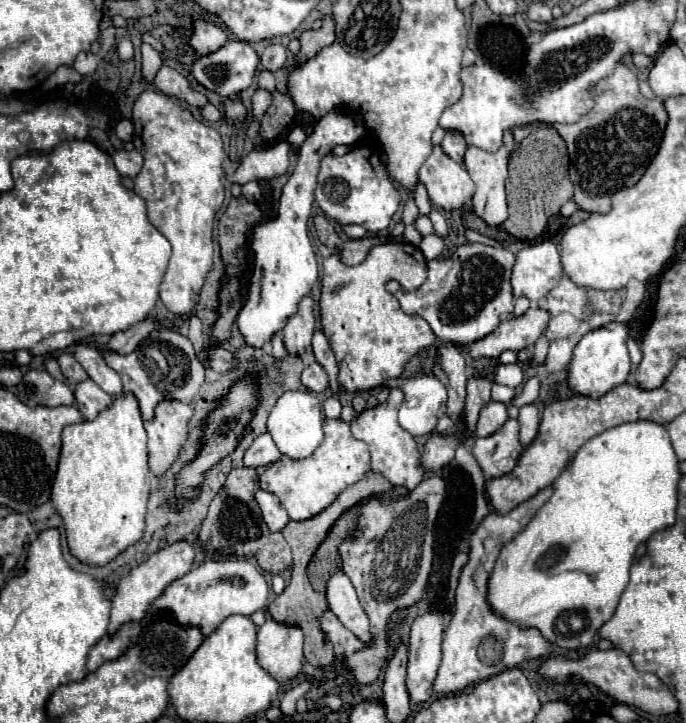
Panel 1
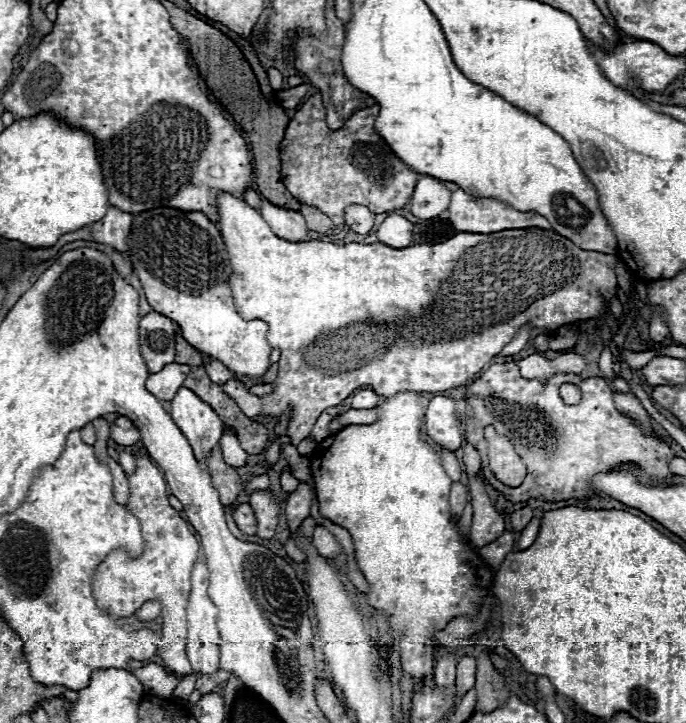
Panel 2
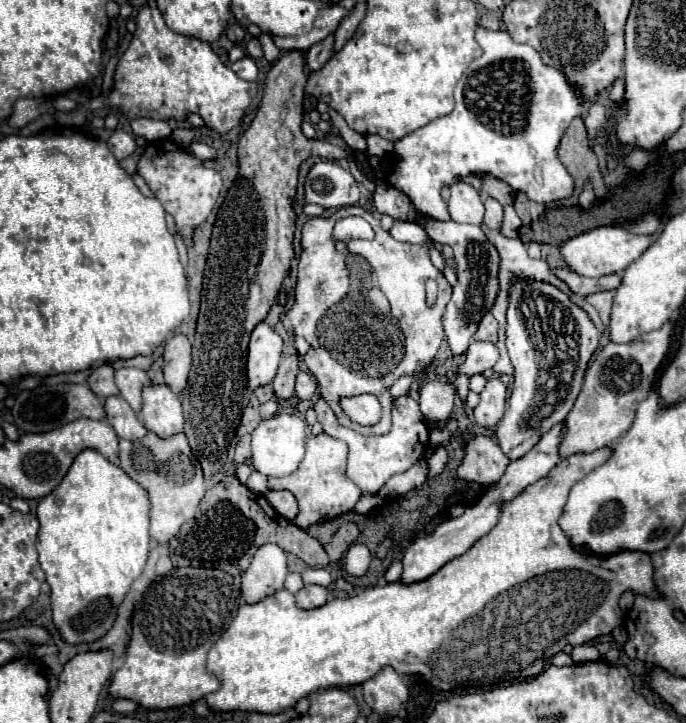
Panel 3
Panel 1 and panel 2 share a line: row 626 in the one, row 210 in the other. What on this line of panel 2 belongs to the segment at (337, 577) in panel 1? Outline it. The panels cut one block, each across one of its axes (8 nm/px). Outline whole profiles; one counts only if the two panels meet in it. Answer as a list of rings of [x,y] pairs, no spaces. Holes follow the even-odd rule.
[[[360,204],[348,206],[344,218],[346,218],[344,224],[350,226],[358,234],[368,234],[374,226],[374,214],[366,206],[360,206]]]

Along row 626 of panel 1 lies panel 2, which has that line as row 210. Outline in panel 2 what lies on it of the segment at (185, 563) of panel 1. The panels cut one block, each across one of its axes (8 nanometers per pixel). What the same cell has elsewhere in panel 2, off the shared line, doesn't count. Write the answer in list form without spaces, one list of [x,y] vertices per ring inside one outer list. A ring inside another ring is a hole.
[[[108,208],[106,216],[96,220],[92,228],[92,240],[106,244],[118,252],[126,252],[126,236],[130,232],[132,216],[128,212],[120,212],[118,208]]]

